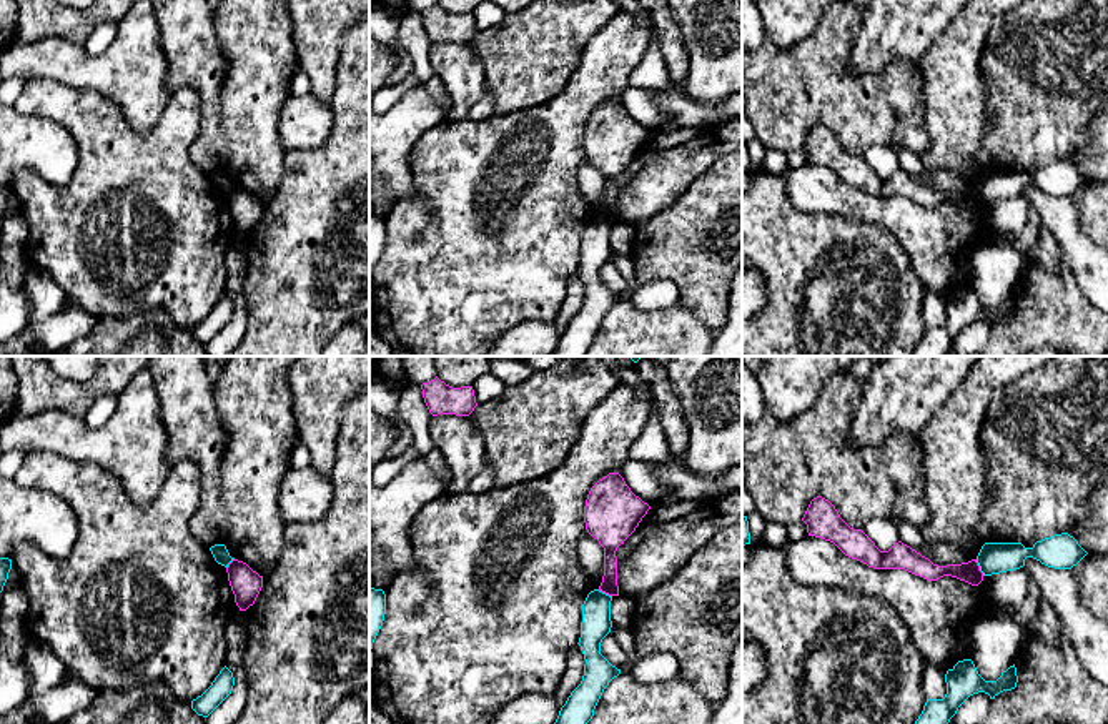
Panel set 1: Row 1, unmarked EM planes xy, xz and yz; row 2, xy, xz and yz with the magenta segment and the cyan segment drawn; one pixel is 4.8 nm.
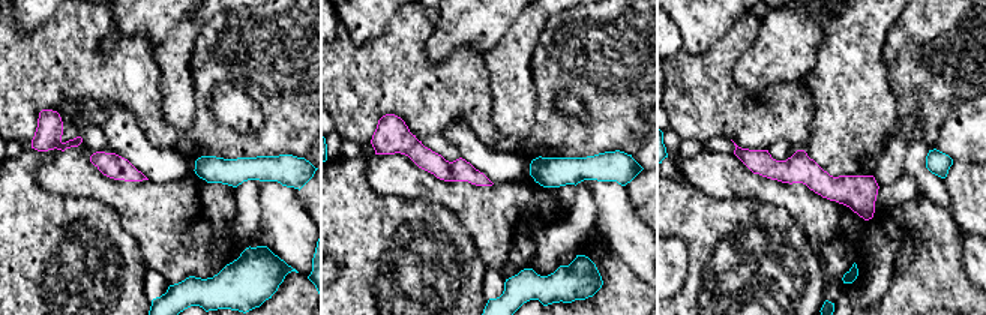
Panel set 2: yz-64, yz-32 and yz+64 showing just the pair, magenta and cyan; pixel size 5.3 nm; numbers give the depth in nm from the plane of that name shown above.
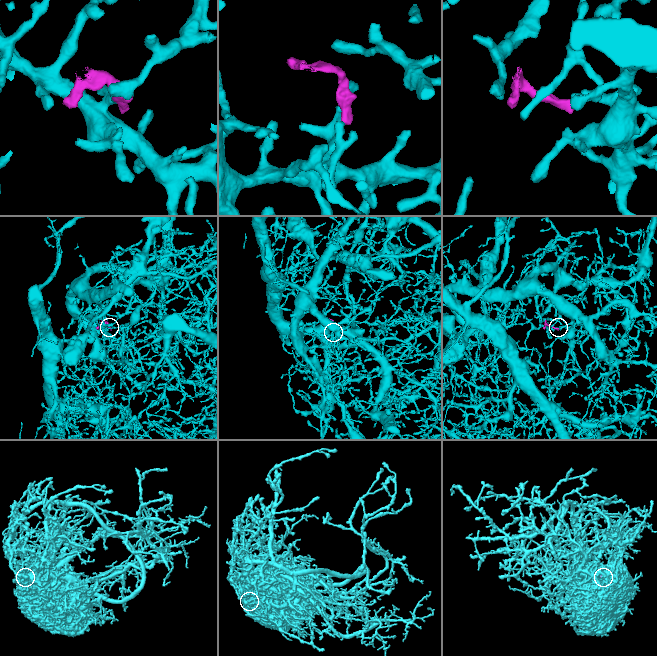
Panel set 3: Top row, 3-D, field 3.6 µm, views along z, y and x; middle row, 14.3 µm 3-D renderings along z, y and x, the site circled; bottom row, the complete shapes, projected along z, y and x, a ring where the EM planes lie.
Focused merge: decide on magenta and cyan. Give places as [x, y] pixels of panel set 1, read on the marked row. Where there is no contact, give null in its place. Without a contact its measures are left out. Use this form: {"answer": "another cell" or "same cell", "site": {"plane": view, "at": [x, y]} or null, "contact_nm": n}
{"answer": "another cell", "site": {"plane": "yz", "at": [979, 568]}, "contact_nm": 90}

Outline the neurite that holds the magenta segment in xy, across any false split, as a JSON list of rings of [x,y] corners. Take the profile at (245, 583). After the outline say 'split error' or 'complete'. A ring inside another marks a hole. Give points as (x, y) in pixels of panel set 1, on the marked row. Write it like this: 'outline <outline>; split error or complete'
outline [[[233,559],[228,564],[226,573],[236,606],[240,607],[240,611],[246,611],[255,604],[263,588],[263,576],[260,576],[246,563],[238,559]]]; complete

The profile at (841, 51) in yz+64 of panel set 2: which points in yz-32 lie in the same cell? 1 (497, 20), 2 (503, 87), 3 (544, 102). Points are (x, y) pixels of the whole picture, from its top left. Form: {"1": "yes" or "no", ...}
{"1": "no", "2": "yes", "3": "no"}

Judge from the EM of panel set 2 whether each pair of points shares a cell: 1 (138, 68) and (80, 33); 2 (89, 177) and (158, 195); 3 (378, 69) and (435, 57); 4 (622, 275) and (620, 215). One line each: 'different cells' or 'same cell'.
1: same cell
2: same cell
3: different cells
4: different cells

